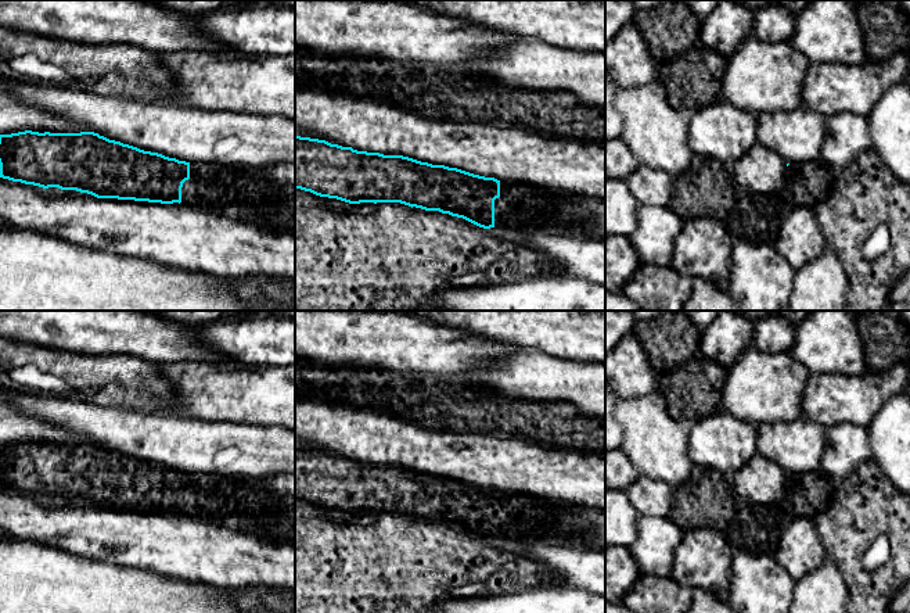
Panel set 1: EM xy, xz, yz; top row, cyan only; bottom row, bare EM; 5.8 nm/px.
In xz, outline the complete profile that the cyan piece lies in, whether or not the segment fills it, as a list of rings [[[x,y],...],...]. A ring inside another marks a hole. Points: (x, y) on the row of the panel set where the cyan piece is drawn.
[[[295,136],[295,189],[349,204],[400,202],[463,218],[483,229],[551,232],[553,227],[548,214],[554,193],[550,190],[485,178],[403,155],[357,151],[310,137]]]

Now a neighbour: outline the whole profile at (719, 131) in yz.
[[[720,100],[693,114],[687,128],[687,143],[693,154],[730,166],[758,143],[756,125],[756,116]]]

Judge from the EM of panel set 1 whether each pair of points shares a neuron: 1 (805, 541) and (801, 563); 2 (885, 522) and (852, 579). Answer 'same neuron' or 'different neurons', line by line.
1: same neuron
2: same neuron

